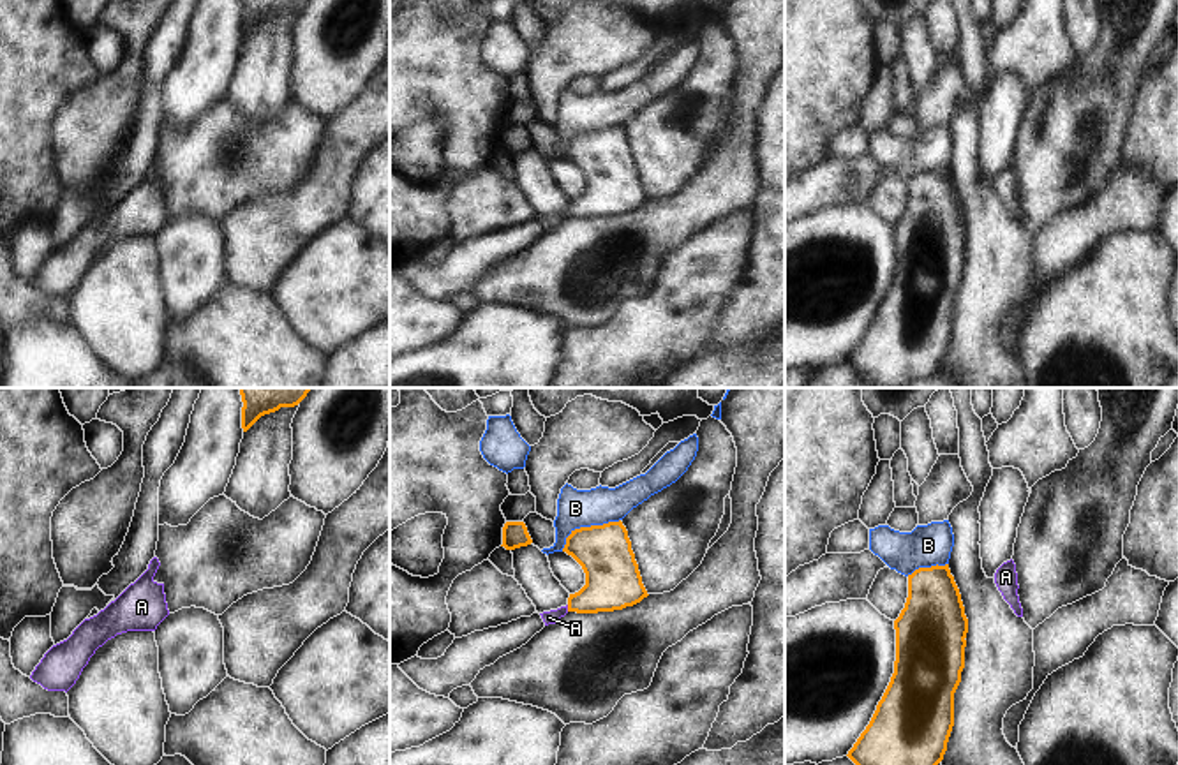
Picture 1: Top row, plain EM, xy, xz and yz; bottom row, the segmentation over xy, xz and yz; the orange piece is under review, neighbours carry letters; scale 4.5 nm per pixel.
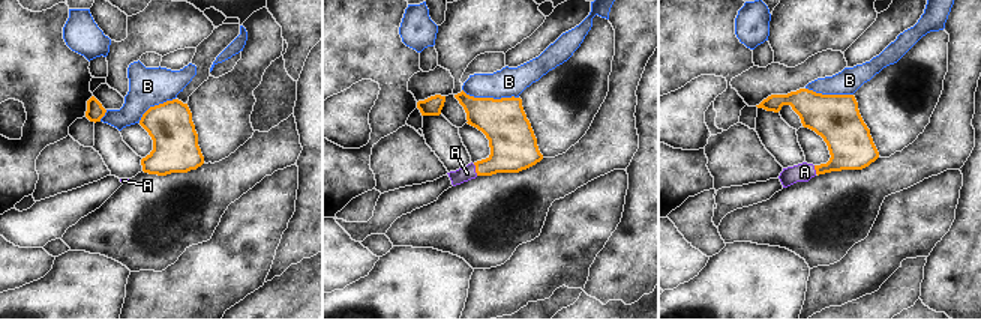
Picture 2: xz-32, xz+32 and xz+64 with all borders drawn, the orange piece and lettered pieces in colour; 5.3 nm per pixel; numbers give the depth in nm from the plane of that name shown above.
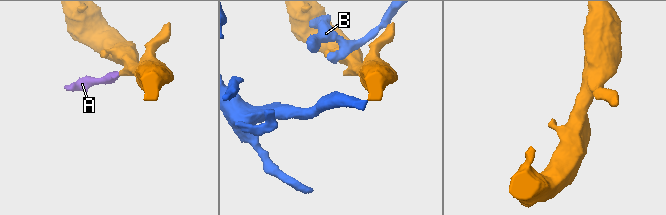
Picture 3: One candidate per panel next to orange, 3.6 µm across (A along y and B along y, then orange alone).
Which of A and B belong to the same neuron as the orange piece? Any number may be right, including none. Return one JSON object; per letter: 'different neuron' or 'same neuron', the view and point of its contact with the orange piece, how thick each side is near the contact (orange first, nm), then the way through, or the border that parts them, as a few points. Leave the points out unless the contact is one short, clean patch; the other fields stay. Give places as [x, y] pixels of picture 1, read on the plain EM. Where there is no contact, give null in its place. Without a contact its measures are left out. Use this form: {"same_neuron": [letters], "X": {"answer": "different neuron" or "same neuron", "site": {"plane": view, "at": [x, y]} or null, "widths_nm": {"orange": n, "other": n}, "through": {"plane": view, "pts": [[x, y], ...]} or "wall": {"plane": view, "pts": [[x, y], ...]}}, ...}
{"same_neuron": ["A"], "A": {"answer": "same neuron", "site": {"plane": "xz", "at": [568, 214]}, "widths_nm": {"orange": 260, "other": 60}, "through": {"plane": "xz", "pts": [[612, 185], [593, 203], [568, 214], [549, 222]]}}, "B": {"answer": "different neuron", "site": {"plane": "xz", "at": [586, 133]}, "widths_nm": {"orange": 240, "other": 180}}}

